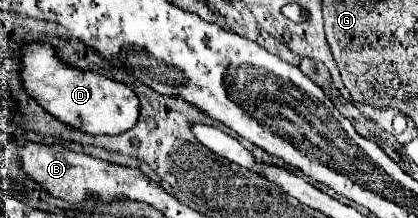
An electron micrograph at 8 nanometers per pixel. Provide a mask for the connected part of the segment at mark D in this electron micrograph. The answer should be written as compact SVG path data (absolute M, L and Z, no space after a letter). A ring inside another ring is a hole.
M48 41L26 43L20 49L18 61L22 87L30 97L34 97L38 105L42 105L42 109L46 109L56 119L92 135L118 135L132 129L136 123L138 97L128 85L68 65L58 57L56 49Z

